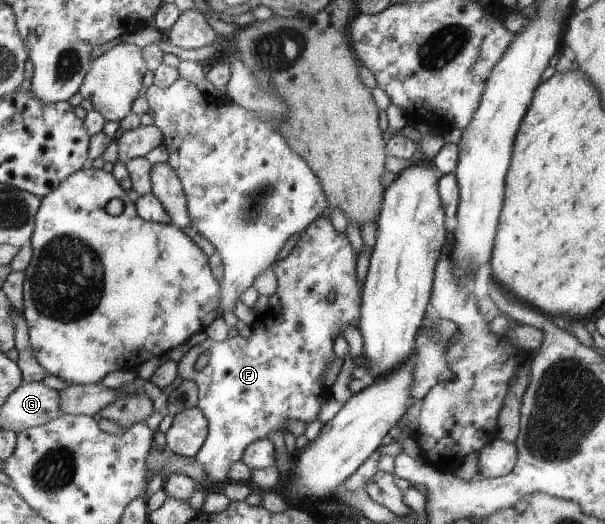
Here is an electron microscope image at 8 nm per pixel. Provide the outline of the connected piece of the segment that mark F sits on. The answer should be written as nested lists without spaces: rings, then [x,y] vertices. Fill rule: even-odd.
[[[329,216],[316,217],[308,226],[300,231],[299,237],[297,238],[290,253],[285,258],[272,265],[272,272],[274,272],[276,282],[278,283],[276,290],[280,299],[280,312],[272,312],[269,308],[266,312],[259,316],[250,326],[251,332],[248,338],[243,339],[241,336],[236,335],[234,337],[226,337],[225,340],[216,342],[206,337],[205,340],[199,344],[190,347],[188,352],[186,352],[177,361],[177,377],[195,382],[195,385],[197,386],[197,407],[200,409],[200,412],[202,412],[207,422],[208,434],[206,435],[202,446],[200,446],[198,452],[194,456],[196,458],[196,462],[202,466],[206,480],[210,482],[210,485],[208,485],[206,489],[219,489],[227,480],[229,480],[228,474],[230,466],[232,466],[232,464],[241,457],[242,451],[246,448],[246,446],[248,446],[248,444],[250,444],[250,442],[254,442],[254,440],[258,440],[259,438],[268,438],[268,432],[283,432],[283,434],[286,434],[287,430],[285,428],[285,424],[288,420],[295,420],[304,423],[316,420],[320,406],[322,406],[322,404],[326,402],[326,399],[329,398],[328,392],[330,386],[326,388],[326,386],[322,384],[322,374],[324,374],[324,370],[326,370],[326,364],[335,357],[332,352],[333,340],[340,334],[340,328],[342,328],[342,326],[358,328],[358,318],[360,318],[360,297],[362,296],[362,290],[357,278],[355,277],[354,266],[356,266],[356,257],[356,250],[352,248],[352,244],[350,244],[350,240],[348,240],[348,236],[346,236],[344,232],[339,234],[334,230],[334,228],[332,228]],[[329,292],[334,292],[334,294],[336,294],[332,303],[326,300],[326,295]],[[202,352],[206,352],[206,356],[208,356],[208,358],[206,358],[206,364],[204,364],[200,370],[196,370],[196,368],[194,368],[194,362],[196,362],[196,358],[198,358]]]

